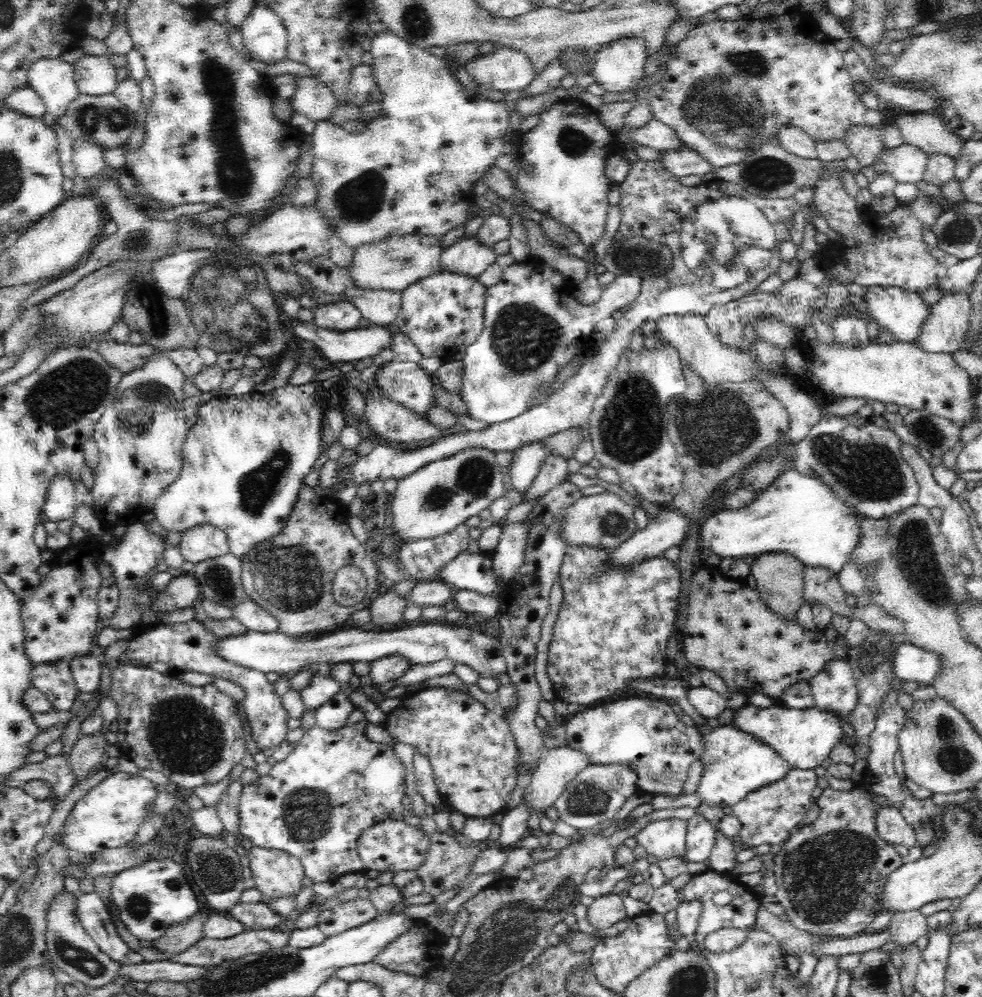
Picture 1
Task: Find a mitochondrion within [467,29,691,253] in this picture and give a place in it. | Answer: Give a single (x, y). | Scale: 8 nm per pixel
(574, 140)

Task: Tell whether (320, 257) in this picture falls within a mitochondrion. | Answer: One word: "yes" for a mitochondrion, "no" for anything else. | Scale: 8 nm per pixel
no

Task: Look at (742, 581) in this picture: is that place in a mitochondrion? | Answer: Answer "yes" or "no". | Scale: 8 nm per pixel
no

